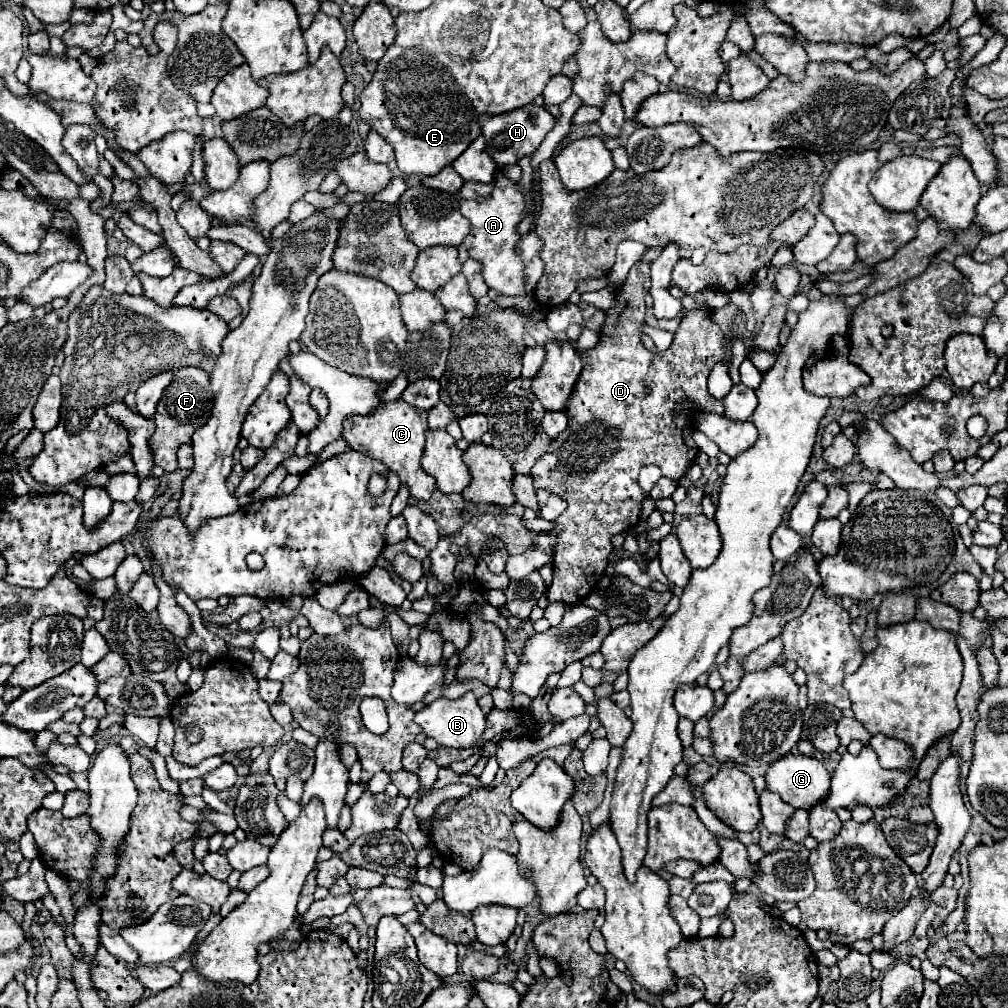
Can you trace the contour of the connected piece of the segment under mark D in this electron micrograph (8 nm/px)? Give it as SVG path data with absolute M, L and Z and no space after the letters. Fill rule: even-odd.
M738 246L728 254L710 252L700 266L680 260L672 272L672 280L686 294L694 296L700 308L682 318L672 346L660 354L648 352L640 340L644 324L644 280L650 276L650 264L640 260L632 266L628 280L616 292L614 306L606 312L600 342L582 352L584 368L564 408L568 426L550 442L546 454L538 458L530 472L534 488L548 490L568 502L568 508L554 520L556 526L548 532L556 536L556 572L548 587L550 602L580 604L604 576L608 558L614 552L612 536L640 522L642 502L646 498L638 486L642 466L656 464L664 476L680 480L694 464L698 448L692 440L692 418L688 418L688 426L680 426L672 410L676 402L690 398L702 412L722 414L722 402L708 392L706 380L714 364L728 358L728 352L722 348L722 330L710 320L700 292L704 288L732 292L740 288L740 282L744 288L758 268L770 264L780 246Z

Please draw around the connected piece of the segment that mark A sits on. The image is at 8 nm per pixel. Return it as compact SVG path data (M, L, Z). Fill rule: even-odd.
M496 172L494 178L494 194L490 198L476 198L476 200L460 200L460 212L470 220L472 230L464 238L470 258L482 262L482 274L490 288L502 292L504 296L522 296L524 292L524 278L522 278L522 260L516 254L516 242L520 240L518 224L524 218L524 194L520 186L508 180L502 172Z

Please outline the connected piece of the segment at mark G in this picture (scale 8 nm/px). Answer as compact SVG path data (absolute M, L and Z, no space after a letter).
M790 752L786 758L782 758L782 762L774 762L774 766L770 766L770 770L766 774L766 784L768 784L768 790L780 794L782 800L788 802L790 806L812 810L830 792L830 772L824 768L824 764L820 760Z

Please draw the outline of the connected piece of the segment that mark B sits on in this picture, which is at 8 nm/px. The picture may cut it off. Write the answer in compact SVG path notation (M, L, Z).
M466 692L464 696L460 696L456 700L448 700L448 698L434 700L432 704L428 704L420 712L416 712L414 722L422 726L426 736L430 736L438 744L450 746L450 748L470 748L474 742L478 742L478 738L482 736L482 732L486 728L486 716L478 706L478 698L470 692Z

